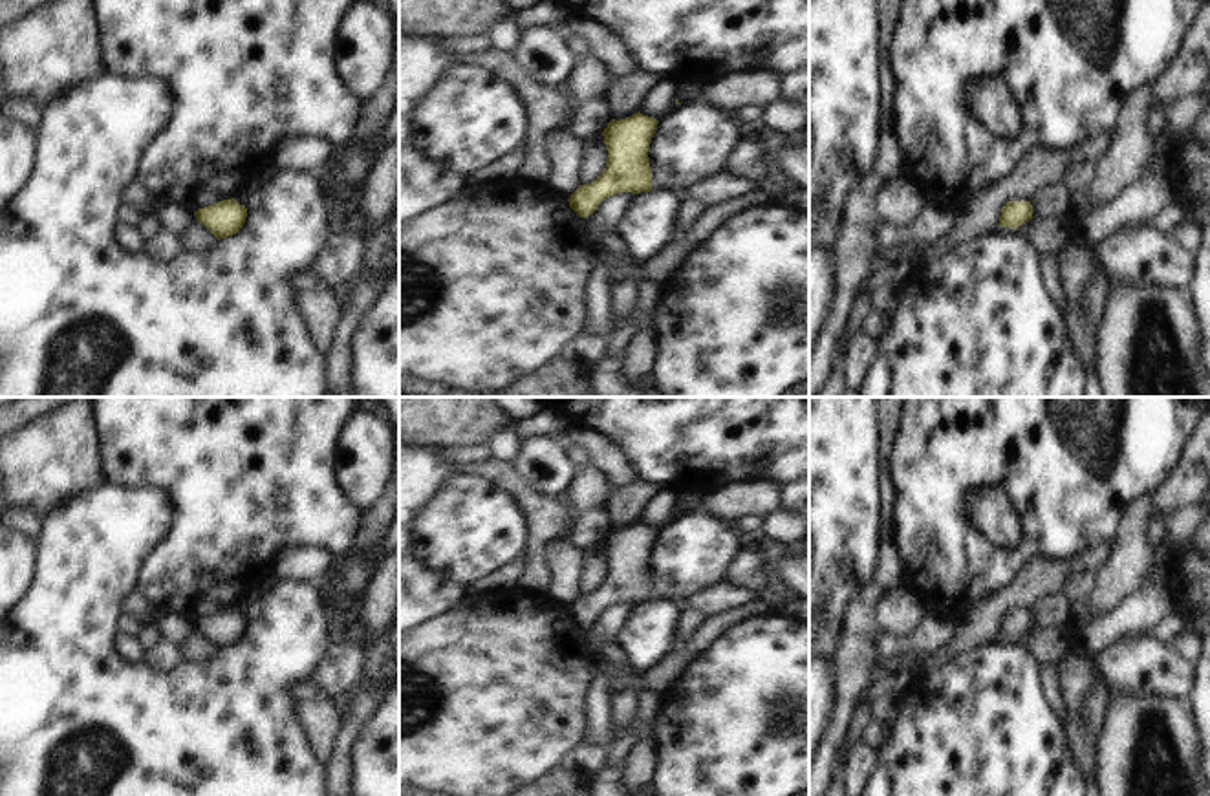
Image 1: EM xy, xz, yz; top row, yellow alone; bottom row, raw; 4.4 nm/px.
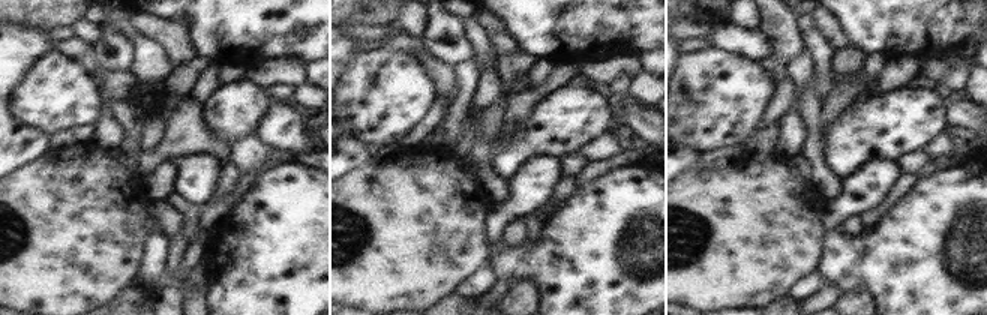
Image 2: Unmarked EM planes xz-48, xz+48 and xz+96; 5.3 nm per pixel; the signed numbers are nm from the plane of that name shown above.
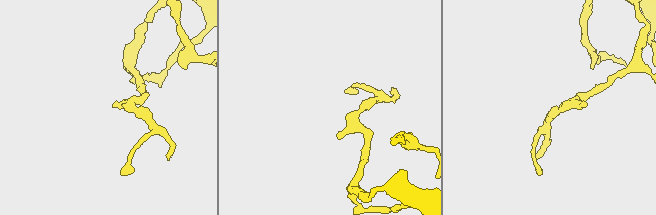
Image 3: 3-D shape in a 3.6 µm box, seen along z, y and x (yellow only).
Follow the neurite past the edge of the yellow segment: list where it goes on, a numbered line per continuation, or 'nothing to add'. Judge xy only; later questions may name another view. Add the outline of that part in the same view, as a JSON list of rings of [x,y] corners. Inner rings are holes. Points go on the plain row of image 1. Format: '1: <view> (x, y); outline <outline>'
nothing to add

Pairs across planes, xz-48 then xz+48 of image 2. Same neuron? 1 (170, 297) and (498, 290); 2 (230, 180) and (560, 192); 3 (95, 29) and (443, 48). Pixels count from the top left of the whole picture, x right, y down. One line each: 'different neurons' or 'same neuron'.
1: different neurons
2: different neurons
3: different neurons

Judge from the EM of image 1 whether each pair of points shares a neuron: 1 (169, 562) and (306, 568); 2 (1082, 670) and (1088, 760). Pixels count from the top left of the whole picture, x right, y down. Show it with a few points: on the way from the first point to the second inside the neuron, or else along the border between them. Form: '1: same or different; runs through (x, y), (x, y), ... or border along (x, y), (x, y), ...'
1: different; border along (312, 546), (286, 546), (273, 562), (271, 579)
2: same; runs through (1075, 692), (1077, 738)

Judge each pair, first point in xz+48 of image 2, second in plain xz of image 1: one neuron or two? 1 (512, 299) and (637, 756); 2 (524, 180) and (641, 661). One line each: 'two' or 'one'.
1: one
2: one

